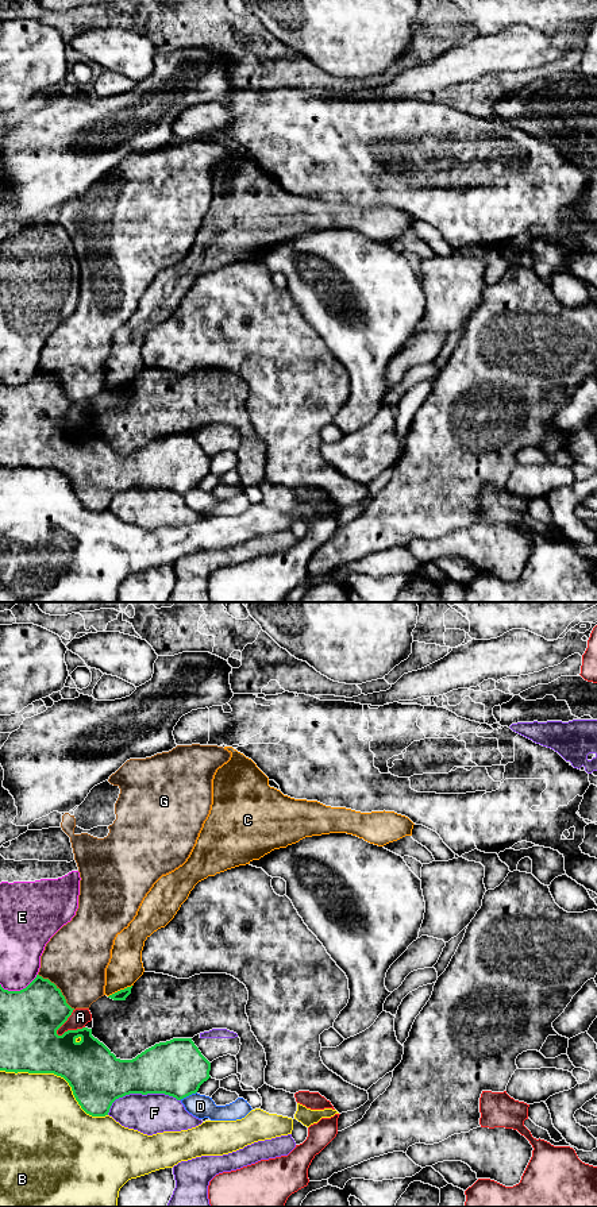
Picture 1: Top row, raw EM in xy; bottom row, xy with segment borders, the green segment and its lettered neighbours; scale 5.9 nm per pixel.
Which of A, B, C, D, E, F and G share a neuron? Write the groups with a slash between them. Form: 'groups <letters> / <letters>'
groups A / B / C / D / E / F / G

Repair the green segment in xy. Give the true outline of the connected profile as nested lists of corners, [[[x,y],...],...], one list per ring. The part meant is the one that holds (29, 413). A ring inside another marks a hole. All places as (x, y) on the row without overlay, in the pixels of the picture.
[[[39,370],[20,386],[4,385],[0,379],[0,466],[61,471],[72,482],[81,504],[92,512],[108,510],[112,498],[130,489],[165,489],[181,495],[196,489],[211,473],[211,458],[192,433],[159,437],[132,455],[120,455],[92,431],[92,424],[68,425],[58,431],[57,425],[73,405],[61,385]]]

